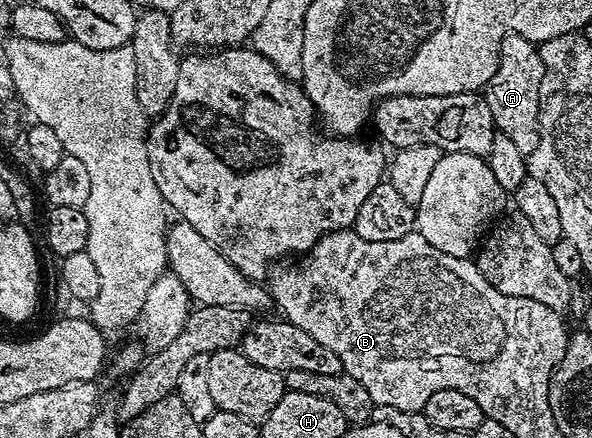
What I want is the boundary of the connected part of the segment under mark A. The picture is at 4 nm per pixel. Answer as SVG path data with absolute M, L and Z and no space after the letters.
M511 33L500 44L500 62L494 75L488 81L482 96L490 107L492 122L497 130L506 135L522 151L524 158L538 147L540 134L540 112L538 111L538 91L542 87L542 59L535 41L528 41L522 35Z

